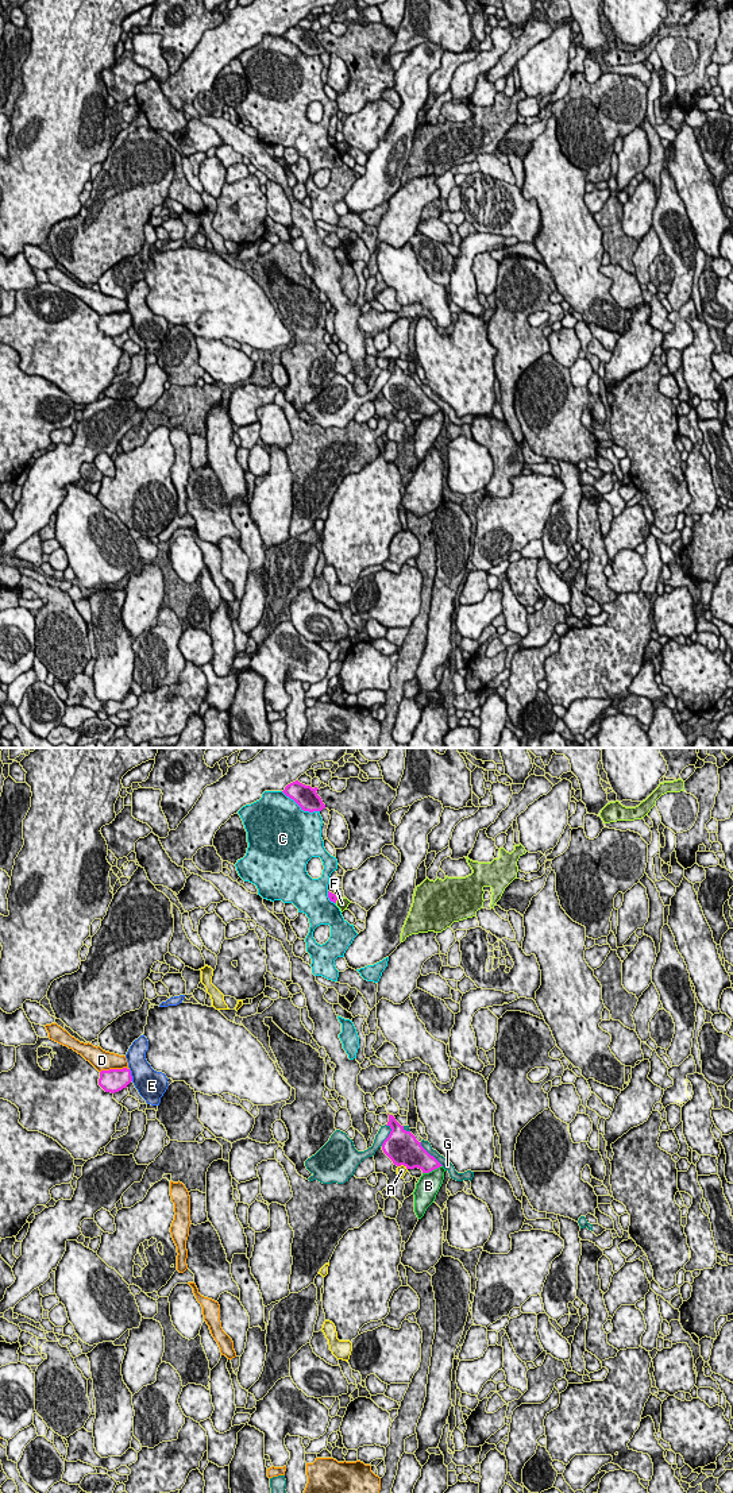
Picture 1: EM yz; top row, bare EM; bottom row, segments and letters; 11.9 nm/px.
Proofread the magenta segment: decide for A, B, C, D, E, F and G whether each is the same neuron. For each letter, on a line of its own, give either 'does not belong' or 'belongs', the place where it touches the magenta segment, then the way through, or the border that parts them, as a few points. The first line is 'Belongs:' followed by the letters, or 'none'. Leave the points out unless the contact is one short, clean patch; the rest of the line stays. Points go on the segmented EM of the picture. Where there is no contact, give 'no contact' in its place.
Belongs: none
A: does not belong; contact yz (402, 1164)
B: does not belong; contact yz (432, 1169); border yz (442, 1165), (423, 1173)
C: does not belong; contact yz (300, 806)
D: does not belong; contact yz (114, 1069)
E: does not belong; contact yz (130, 1075)
F: does not belong; contact yz (336, 899); border yz (338, 899), (335, 902)
G: does not belong; contact yz (429, 1154)

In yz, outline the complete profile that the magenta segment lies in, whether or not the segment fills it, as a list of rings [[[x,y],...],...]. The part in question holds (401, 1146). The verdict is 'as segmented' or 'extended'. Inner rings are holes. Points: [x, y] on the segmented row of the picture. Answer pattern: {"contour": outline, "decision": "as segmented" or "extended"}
{"contour": [[[389,1115],[387,1124],[391,1131],[382,1143],[383,1153],[394,1165],[404,1165],[406,1169],[418,1168],[423,1173],[429,1173],[443,1166],[433,1156],[431,1156],[416,1137],[404,1129],[393,1115]]], "decision": "as segmented"}

